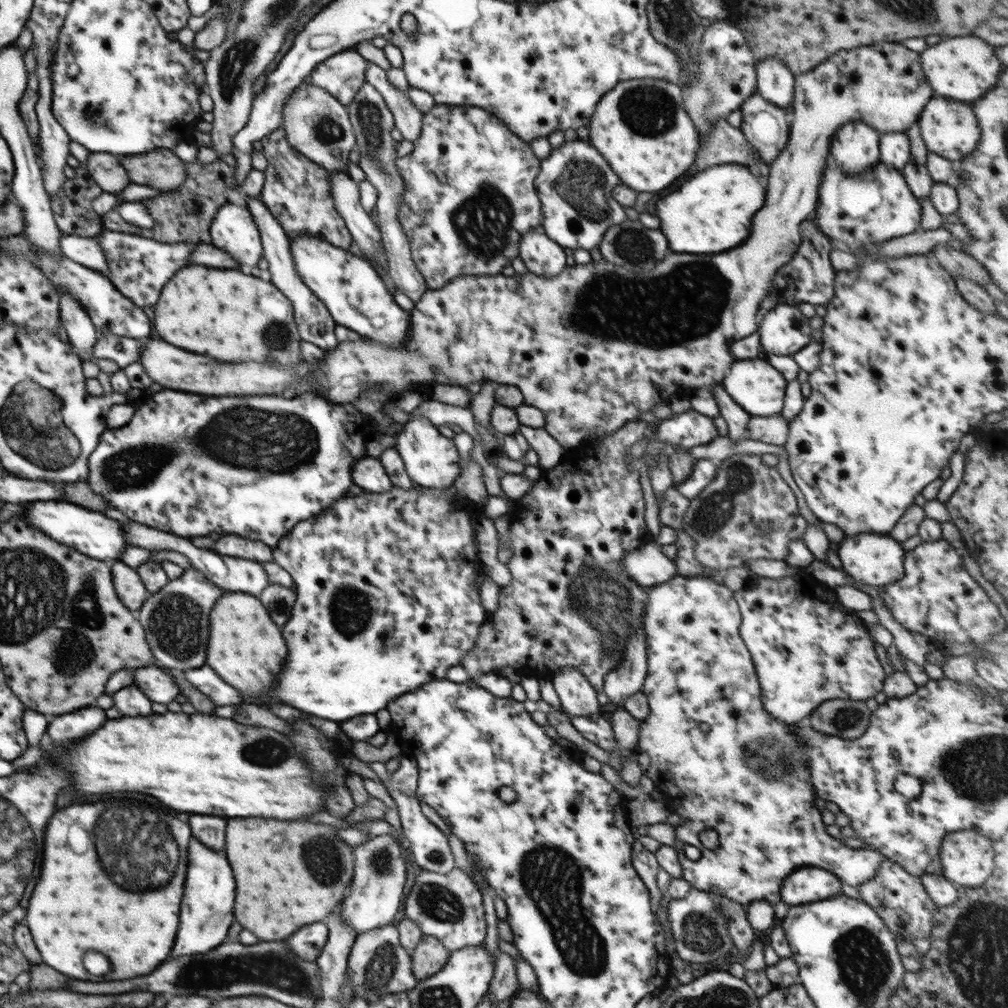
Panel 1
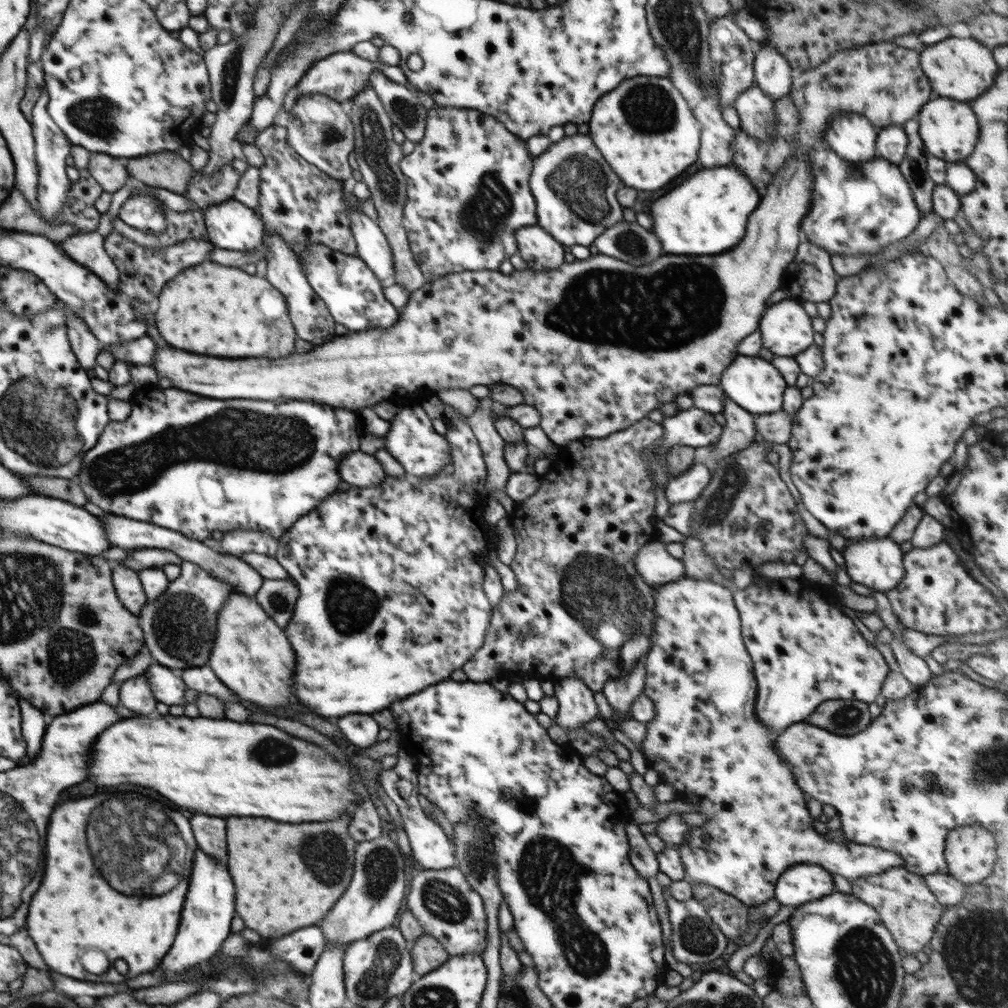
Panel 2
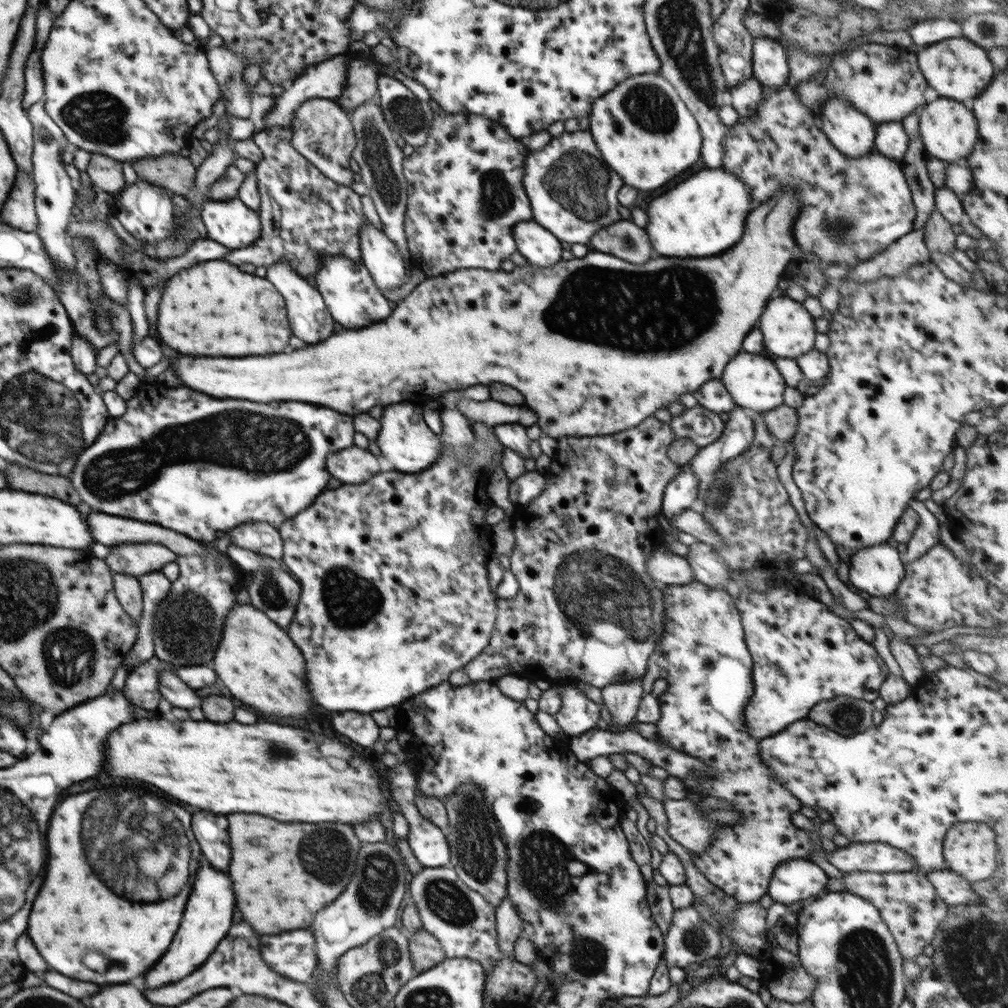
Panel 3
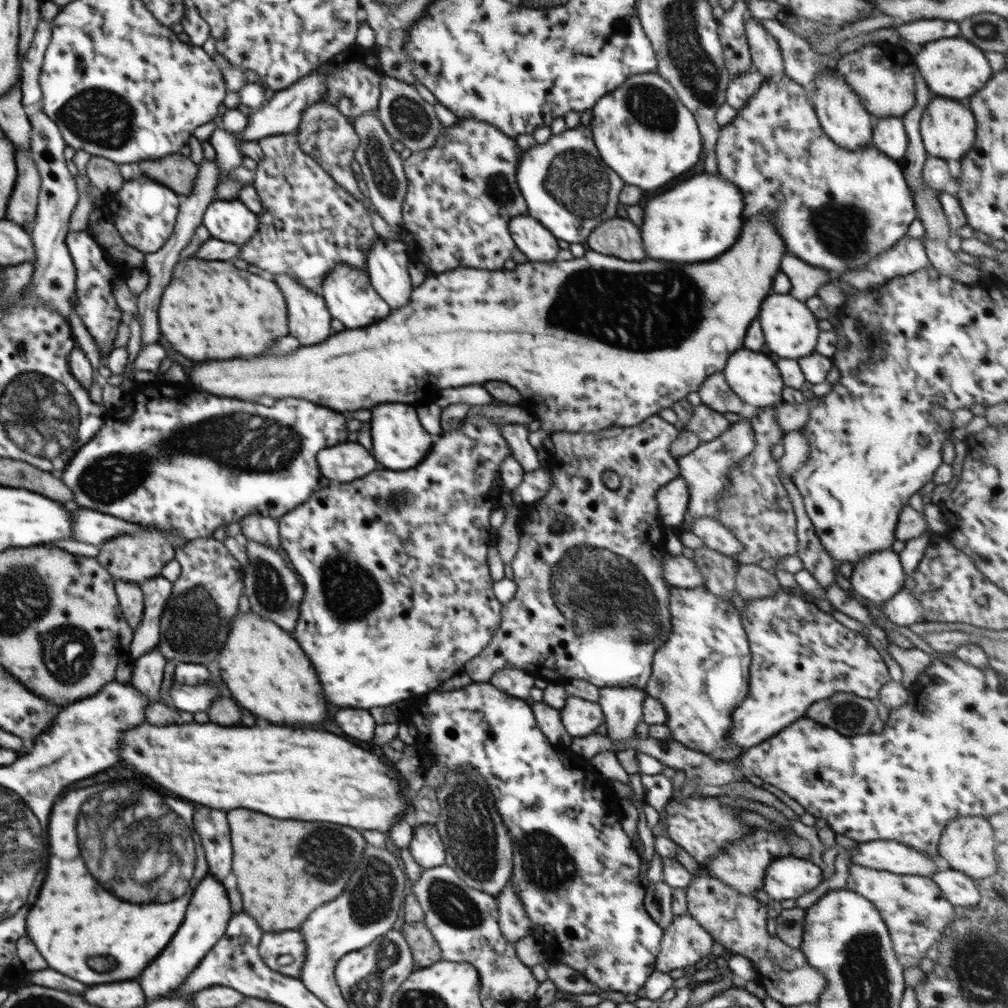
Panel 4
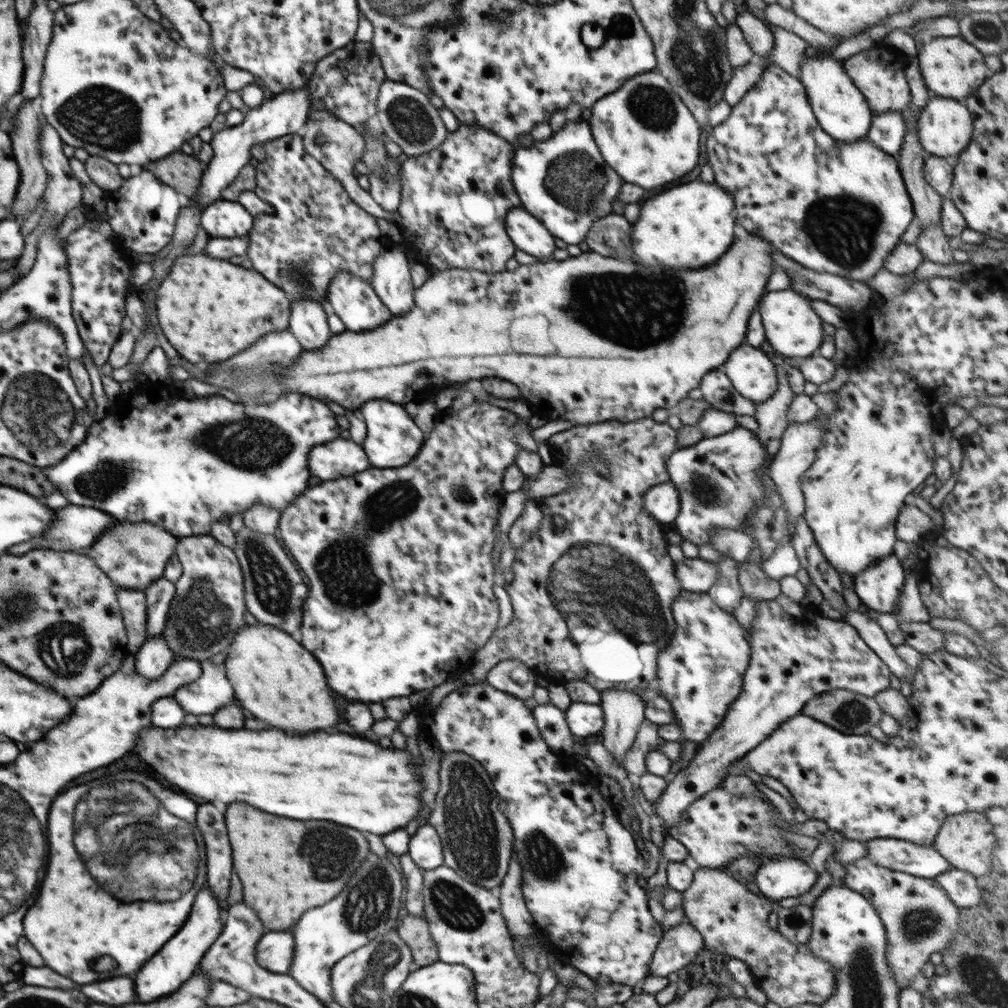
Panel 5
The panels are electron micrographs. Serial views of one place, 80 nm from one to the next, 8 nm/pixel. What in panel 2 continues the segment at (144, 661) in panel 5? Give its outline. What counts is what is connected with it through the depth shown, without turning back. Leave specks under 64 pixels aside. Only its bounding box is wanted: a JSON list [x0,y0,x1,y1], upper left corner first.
[119,673,158,715]

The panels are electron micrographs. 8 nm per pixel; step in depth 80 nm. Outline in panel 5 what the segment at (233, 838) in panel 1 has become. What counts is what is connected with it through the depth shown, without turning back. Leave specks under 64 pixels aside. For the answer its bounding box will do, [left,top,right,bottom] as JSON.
[224,804,370,931]

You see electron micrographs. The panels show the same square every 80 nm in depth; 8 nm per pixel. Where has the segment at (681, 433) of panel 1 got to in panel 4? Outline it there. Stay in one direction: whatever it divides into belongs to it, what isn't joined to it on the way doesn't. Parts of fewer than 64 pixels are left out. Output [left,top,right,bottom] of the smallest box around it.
[679,404,730,443]

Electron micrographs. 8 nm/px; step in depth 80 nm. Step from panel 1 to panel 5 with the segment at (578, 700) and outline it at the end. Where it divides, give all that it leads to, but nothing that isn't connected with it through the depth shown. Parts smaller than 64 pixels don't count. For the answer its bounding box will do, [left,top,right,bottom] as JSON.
[565,701,604,738]

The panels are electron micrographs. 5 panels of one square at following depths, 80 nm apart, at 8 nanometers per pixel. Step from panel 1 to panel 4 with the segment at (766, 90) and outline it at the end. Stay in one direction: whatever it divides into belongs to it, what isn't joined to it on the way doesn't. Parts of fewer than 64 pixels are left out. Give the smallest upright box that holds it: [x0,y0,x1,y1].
[745,18,784,80]

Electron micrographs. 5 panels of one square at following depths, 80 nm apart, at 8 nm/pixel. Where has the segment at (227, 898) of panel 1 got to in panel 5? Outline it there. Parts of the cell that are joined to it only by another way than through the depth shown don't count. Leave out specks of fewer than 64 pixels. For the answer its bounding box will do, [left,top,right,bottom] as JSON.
[136,883,224,1002]

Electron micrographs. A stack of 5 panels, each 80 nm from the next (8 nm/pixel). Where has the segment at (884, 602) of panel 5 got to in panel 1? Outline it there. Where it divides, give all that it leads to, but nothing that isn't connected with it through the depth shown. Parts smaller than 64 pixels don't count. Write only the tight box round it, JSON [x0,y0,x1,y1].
[837,533,905,587]

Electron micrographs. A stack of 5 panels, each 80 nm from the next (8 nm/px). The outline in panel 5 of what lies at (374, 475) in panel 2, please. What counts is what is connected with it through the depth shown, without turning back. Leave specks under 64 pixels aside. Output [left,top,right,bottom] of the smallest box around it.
[307,437,371,481]

